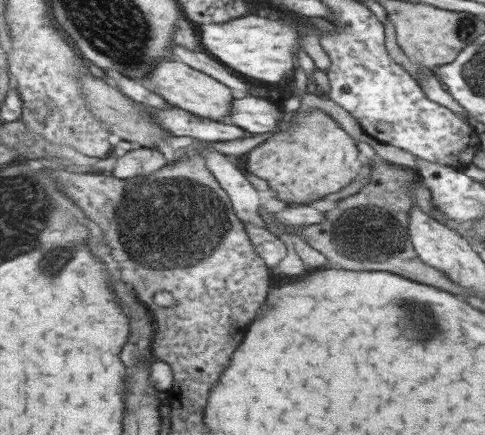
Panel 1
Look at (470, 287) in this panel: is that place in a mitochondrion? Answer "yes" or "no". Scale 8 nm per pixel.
no

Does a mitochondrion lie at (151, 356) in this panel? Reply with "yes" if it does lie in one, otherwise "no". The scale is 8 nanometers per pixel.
no

